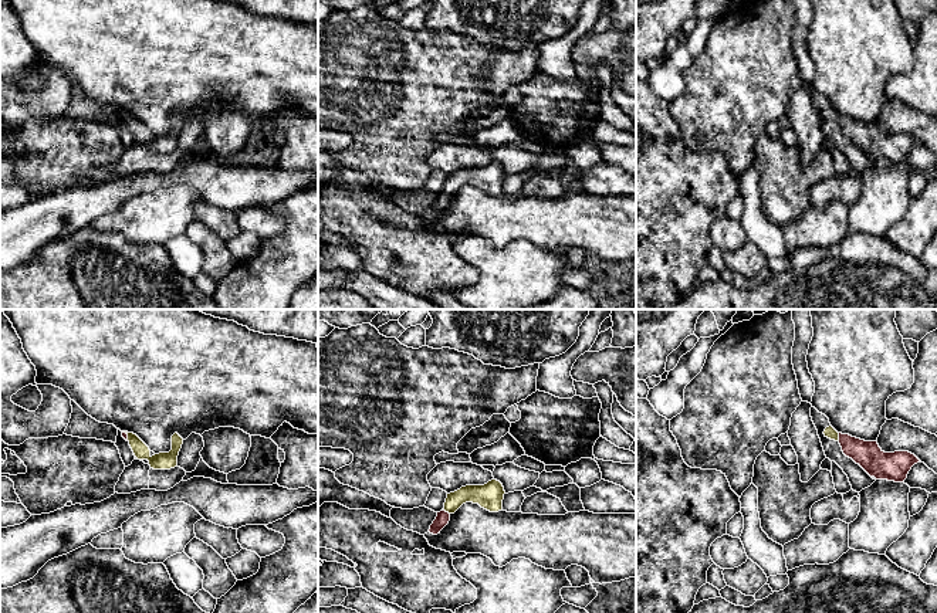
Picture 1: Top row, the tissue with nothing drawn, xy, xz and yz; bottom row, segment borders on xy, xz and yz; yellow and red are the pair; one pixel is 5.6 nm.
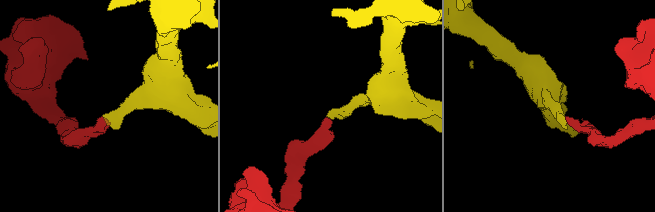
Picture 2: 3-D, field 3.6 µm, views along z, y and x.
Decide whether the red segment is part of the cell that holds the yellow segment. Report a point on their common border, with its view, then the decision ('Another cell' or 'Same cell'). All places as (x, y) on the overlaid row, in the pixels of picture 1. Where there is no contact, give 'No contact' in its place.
Touches yellow at yz (838, 437). Same cell

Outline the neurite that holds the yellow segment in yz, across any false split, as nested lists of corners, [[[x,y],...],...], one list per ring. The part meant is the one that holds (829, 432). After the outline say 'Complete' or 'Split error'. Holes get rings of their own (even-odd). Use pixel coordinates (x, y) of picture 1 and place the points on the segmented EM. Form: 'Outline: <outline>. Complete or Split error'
Outline: [[[832,426],[826,427],[823,434],[838,441],[843,454],[876,480],[903,482],[911,467],[920,463],[920,460],[909,451],[884,453],[877,441],[865,441],[849,434],[838,433]]]. Split error

